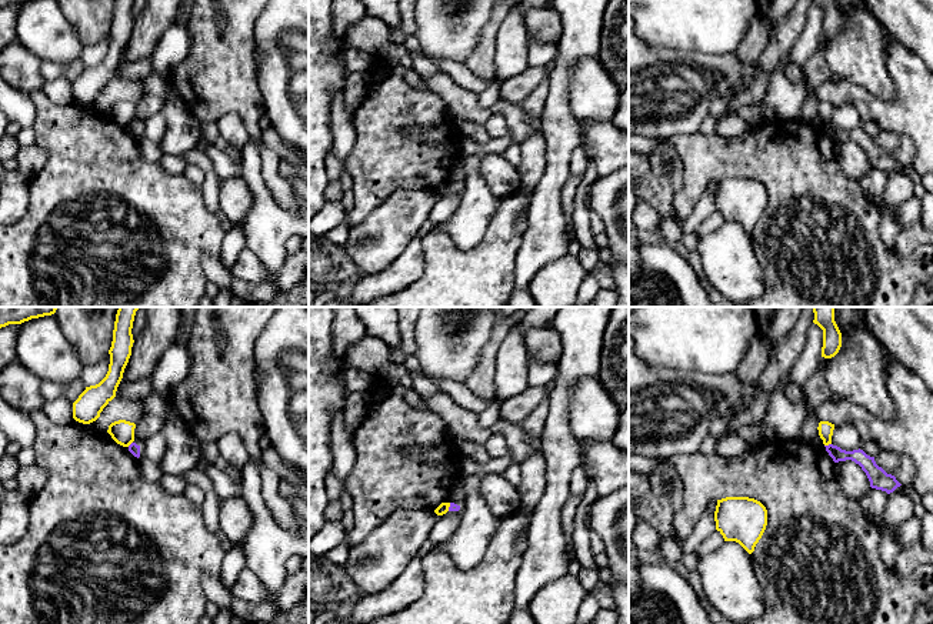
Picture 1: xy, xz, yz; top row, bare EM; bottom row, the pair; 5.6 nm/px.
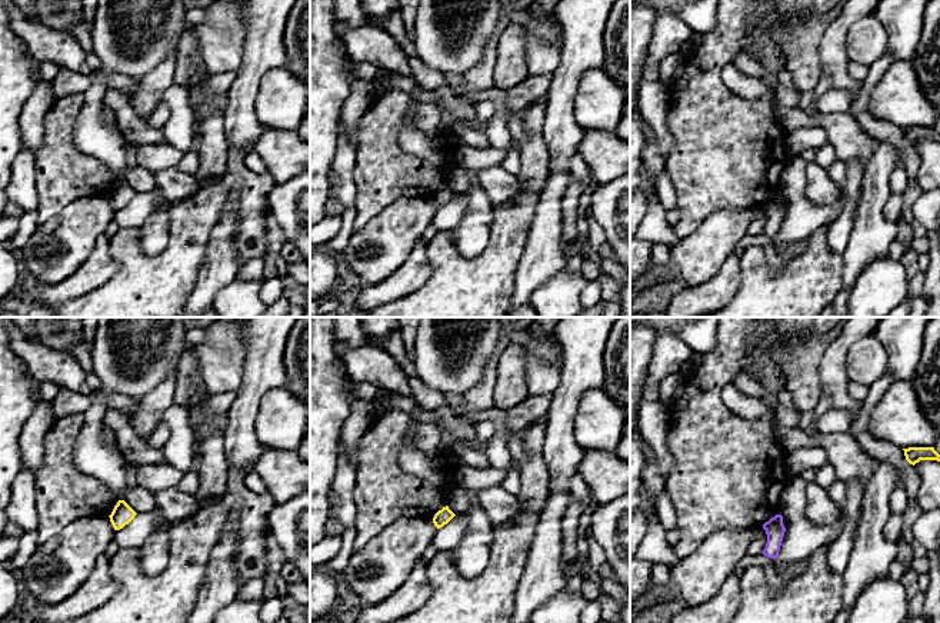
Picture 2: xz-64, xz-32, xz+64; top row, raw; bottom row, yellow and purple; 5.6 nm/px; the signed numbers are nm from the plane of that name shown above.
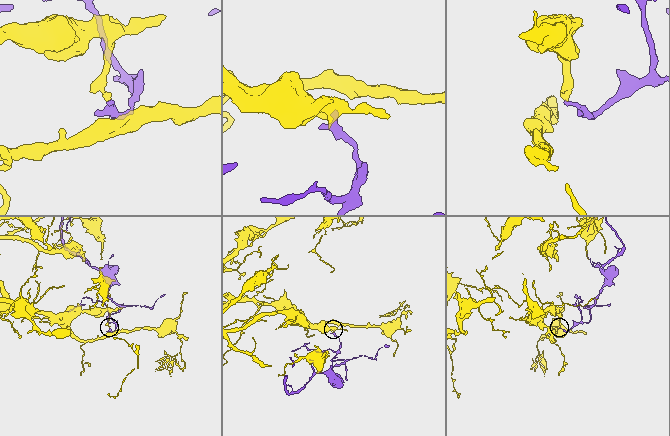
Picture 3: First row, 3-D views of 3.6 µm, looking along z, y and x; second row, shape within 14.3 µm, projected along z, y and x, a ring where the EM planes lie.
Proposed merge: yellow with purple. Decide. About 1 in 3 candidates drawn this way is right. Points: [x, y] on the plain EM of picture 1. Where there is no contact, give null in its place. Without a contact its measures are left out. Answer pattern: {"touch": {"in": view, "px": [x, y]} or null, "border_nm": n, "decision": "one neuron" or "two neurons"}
{"touch": {"in": "yz", "px": [827, 124]}, "border_nm": 40, "decision": "two neurons"}

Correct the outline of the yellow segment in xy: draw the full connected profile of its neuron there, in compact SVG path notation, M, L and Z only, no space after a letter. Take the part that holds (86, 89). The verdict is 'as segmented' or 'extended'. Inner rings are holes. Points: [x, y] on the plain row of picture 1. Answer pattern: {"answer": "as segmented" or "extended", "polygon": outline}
{"answer": "as segmented", "polygon": "M116 0L113 21L109 30L110 44L106 57L96 66L86 70L73 83L73 99L83 104L90 104L100 97L103 89L116 77L117 67L123 59L124 49L131 36L133 1Z"}

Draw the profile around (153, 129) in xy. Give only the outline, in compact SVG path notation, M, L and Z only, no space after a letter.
M154 113L140 126L140 137L144 137L156 144L161 144L167 131L167 123L163 113Z

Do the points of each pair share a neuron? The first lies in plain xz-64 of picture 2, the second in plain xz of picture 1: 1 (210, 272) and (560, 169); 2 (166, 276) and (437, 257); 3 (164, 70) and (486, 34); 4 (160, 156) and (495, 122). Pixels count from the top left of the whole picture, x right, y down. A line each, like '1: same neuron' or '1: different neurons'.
1: same neuron
2: same neuron
3: same neuron
4: different neurons

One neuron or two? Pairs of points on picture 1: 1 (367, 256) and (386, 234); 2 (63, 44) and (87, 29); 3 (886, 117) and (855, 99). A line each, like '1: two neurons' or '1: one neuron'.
1: one neuron
2: two neurons
3: one neuron

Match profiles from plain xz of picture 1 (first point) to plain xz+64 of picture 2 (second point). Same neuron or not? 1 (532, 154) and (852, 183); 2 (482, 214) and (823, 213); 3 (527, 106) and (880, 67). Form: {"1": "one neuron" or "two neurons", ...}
{"1": "one neuron", "2": "one neuron", "3": "one neuron"}

